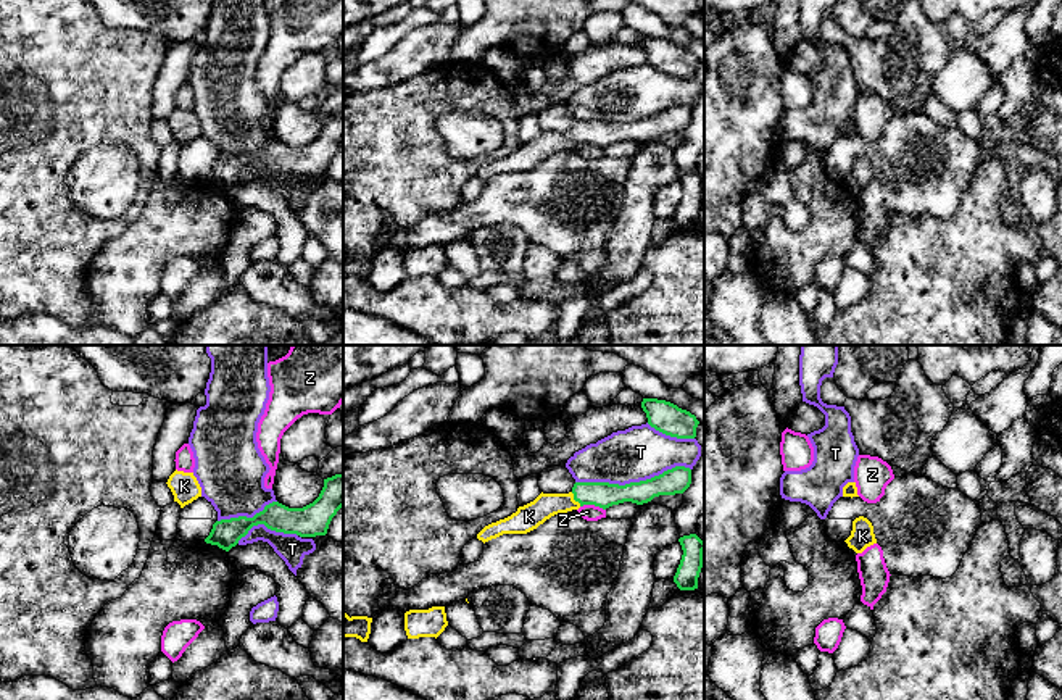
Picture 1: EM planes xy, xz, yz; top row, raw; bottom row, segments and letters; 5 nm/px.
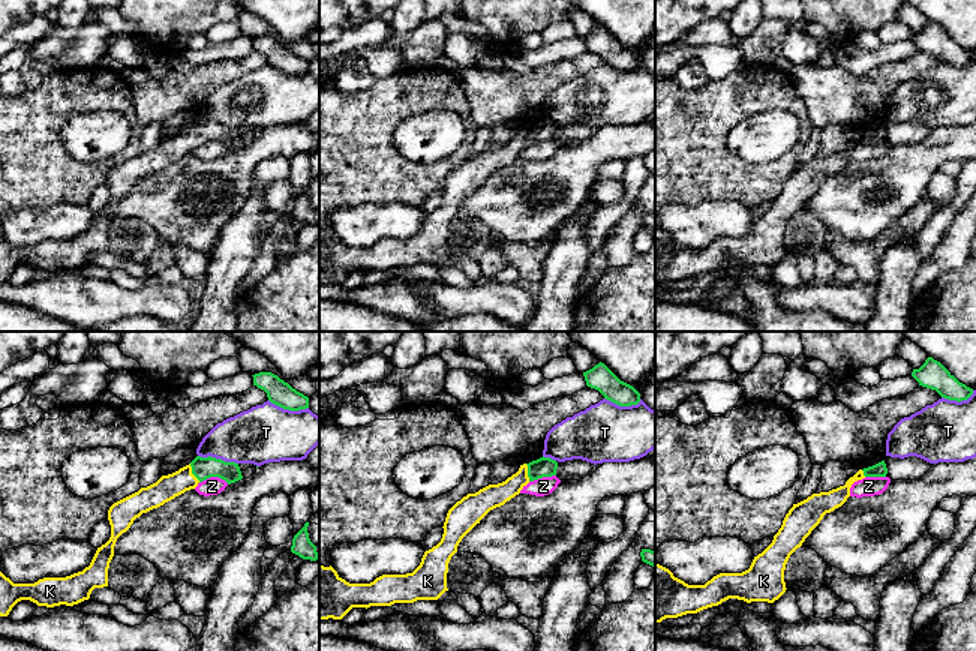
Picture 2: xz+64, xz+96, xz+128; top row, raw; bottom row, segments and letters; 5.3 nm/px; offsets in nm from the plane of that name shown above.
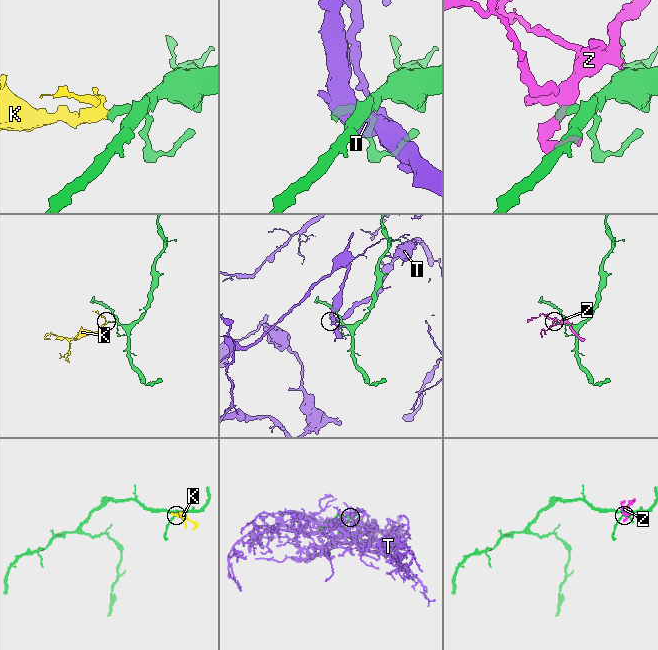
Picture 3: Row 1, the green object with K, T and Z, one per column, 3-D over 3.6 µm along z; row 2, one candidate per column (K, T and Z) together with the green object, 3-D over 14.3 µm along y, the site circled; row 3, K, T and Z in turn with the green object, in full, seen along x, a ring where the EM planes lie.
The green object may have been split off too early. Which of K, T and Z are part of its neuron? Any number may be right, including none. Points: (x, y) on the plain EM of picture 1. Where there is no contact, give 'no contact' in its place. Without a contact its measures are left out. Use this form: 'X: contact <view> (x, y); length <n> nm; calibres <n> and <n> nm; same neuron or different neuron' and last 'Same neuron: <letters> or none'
K: contact xz (574, 137); length 90 nm; calibres 130 and 130 nm; same neuron
T: contact xz (632, 121); length 600 nm; calibres 130 and 280 nm; different neuron
Z: contact xz (593, 142); length 130 nm; calibres 130 and 80 nm; different neuron
Same neuron: K

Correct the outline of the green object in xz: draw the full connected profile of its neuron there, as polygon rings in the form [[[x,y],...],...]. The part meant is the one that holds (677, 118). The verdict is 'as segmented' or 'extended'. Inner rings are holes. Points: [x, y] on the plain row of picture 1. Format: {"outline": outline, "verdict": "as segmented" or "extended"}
{"outline": [[[675,105],[646,119],[625,124],[609,121],[575,121],[569,132],[540,132],[533,140],[519,145],[511,155],[485,165],[477,177],[483,182],[503,173],[527,173],[554,153],[595,144],[603,148],[632,140],[643,144],[659,134],[683,132],[691,123],[691,108]]], "verdict": "extended"}

